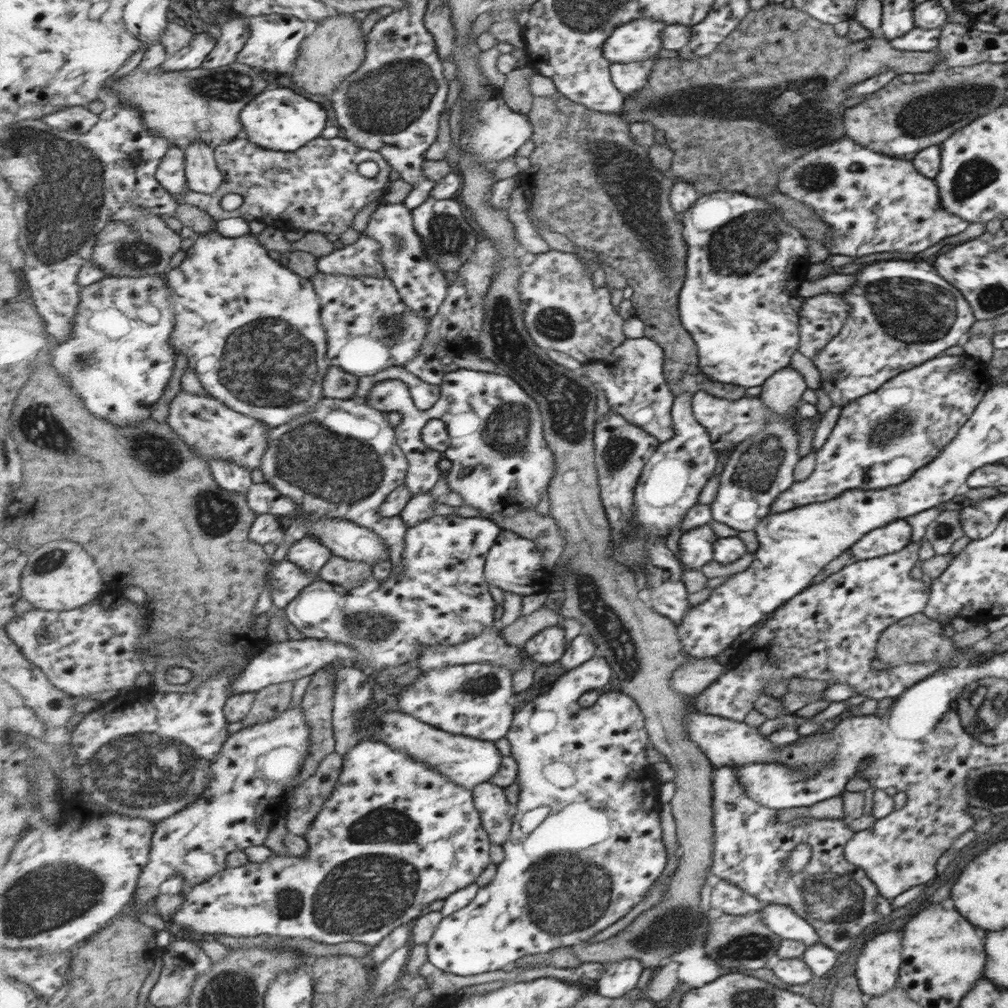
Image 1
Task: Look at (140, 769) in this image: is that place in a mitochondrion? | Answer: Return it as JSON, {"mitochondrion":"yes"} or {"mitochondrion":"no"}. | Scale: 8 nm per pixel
{"mitochondrion":"yes"}

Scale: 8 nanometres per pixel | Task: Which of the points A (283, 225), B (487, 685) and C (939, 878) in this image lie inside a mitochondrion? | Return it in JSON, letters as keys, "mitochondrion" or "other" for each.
{"A":"other","B":"mitochondrion","C":"other"}

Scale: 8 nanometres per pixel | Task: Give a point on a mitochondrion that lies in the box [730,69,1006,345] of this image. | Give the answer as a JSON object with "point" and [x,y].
{"point":[931,112]}

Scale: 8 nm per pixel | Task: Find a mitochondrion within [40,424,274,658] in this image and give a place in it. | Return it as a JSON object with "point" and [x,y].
{"point":[154,451]}

